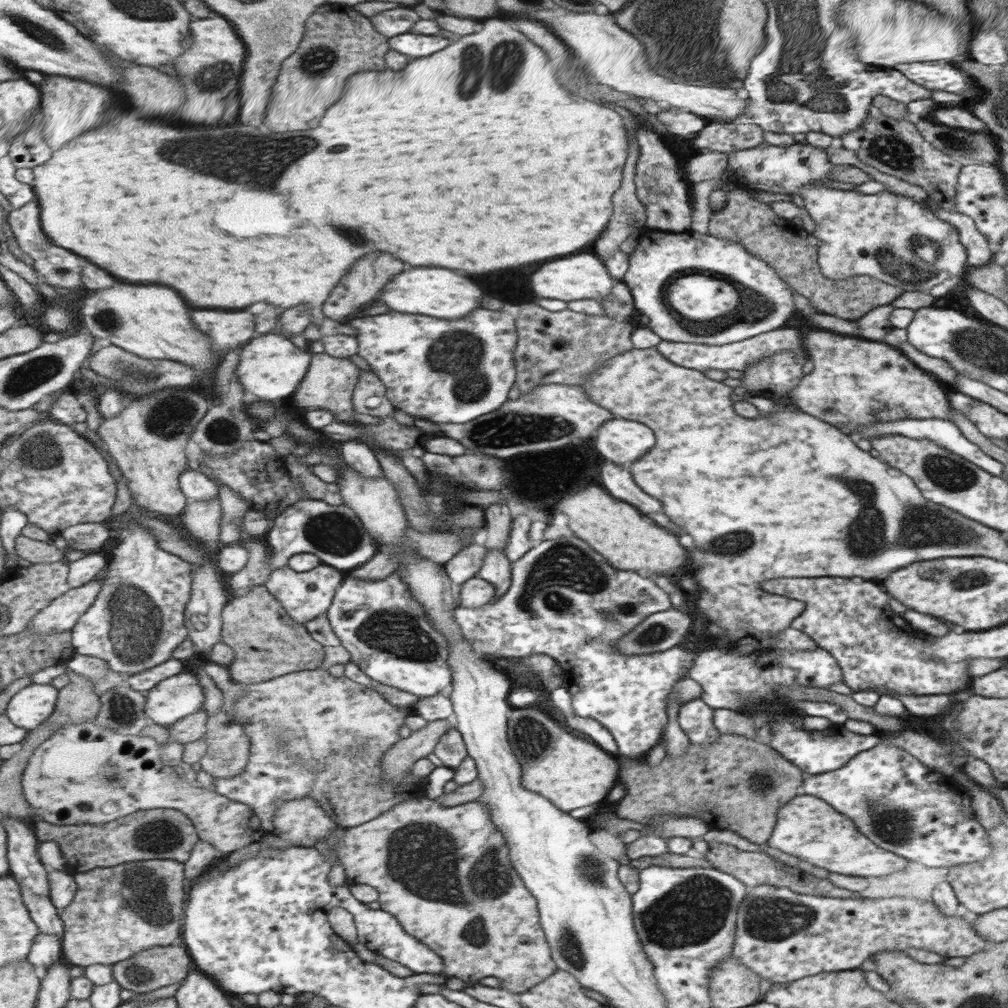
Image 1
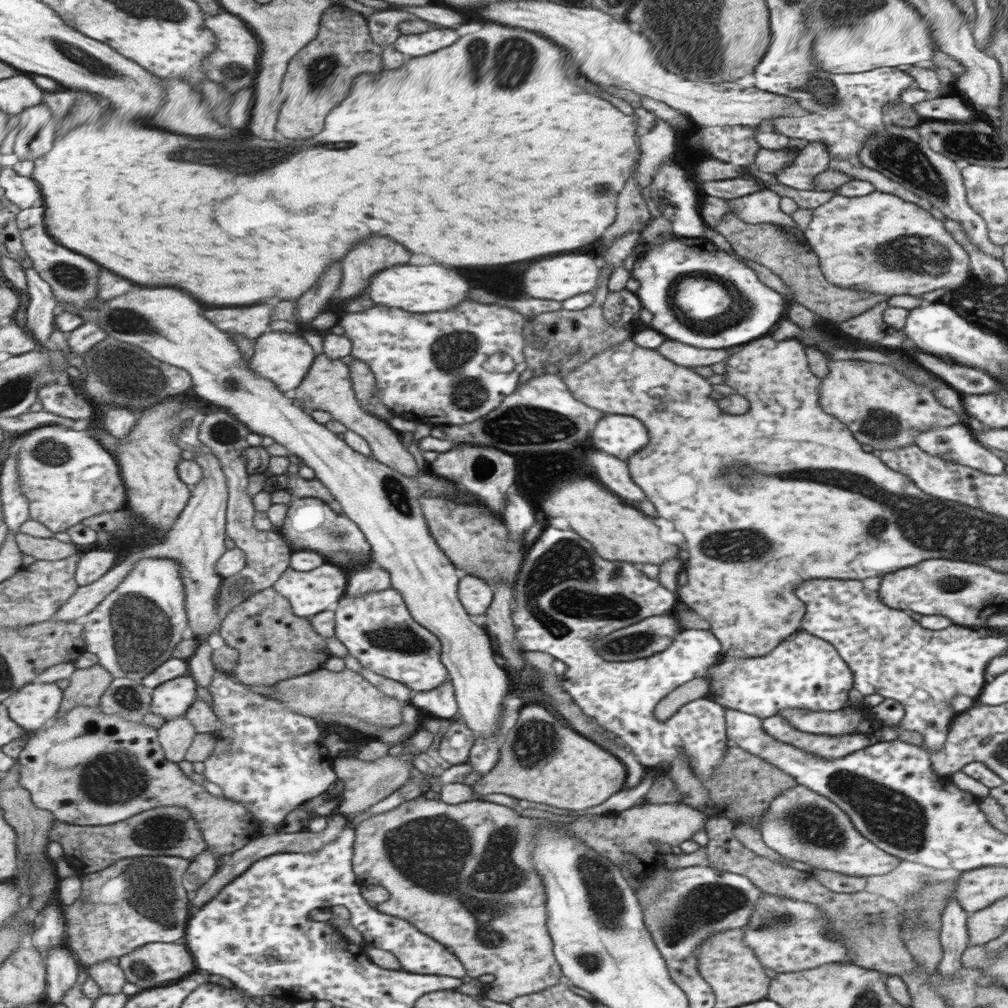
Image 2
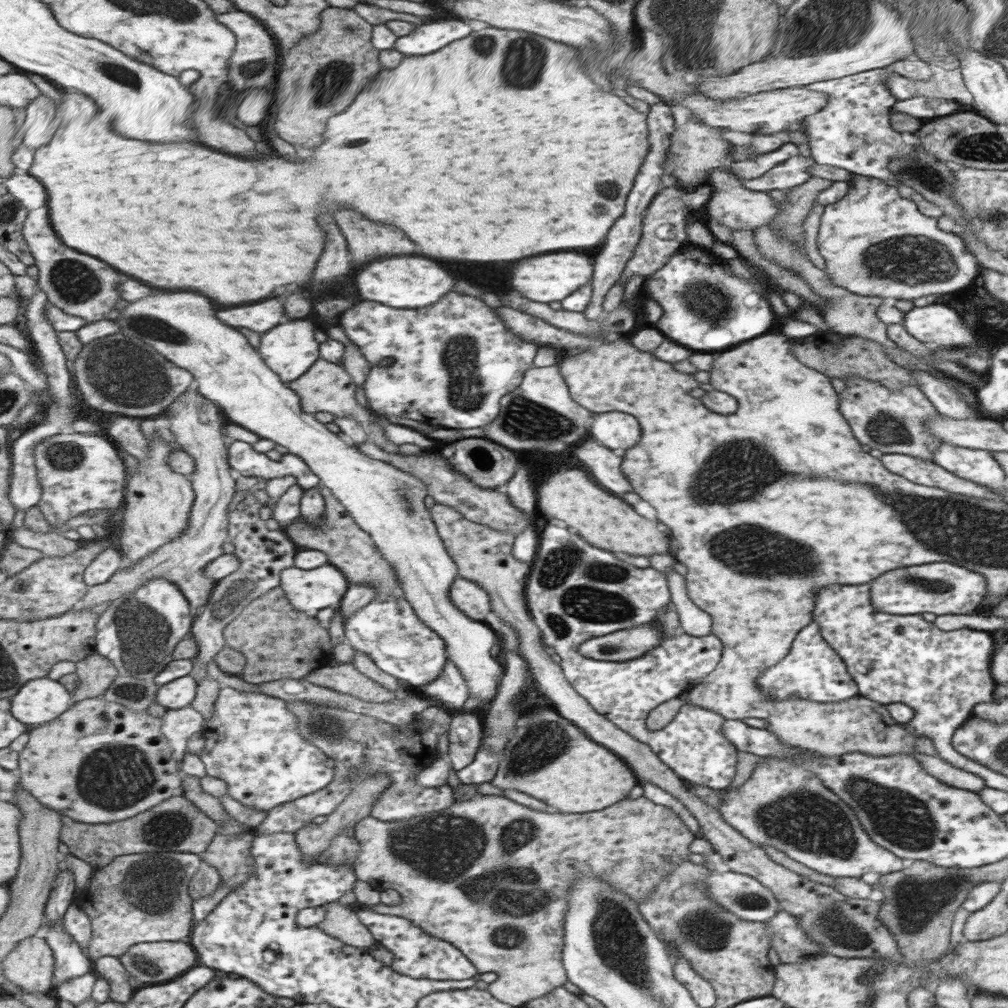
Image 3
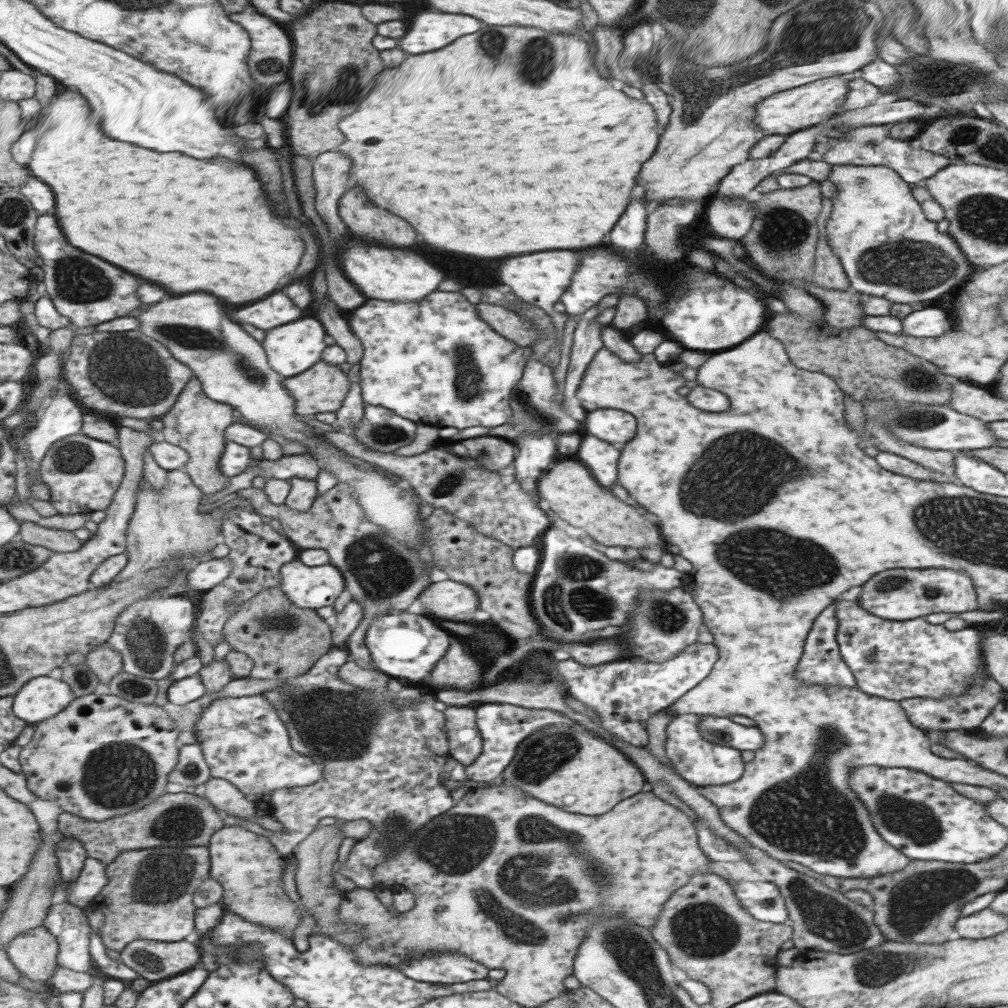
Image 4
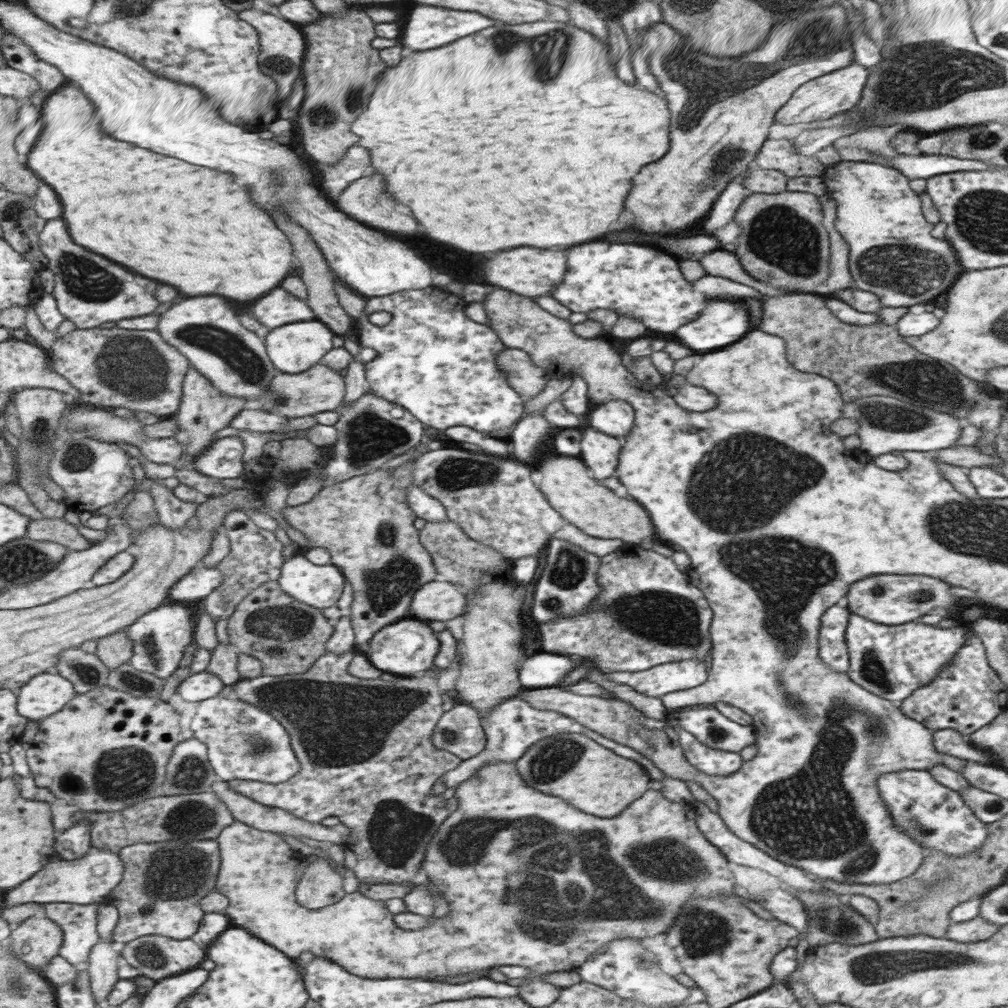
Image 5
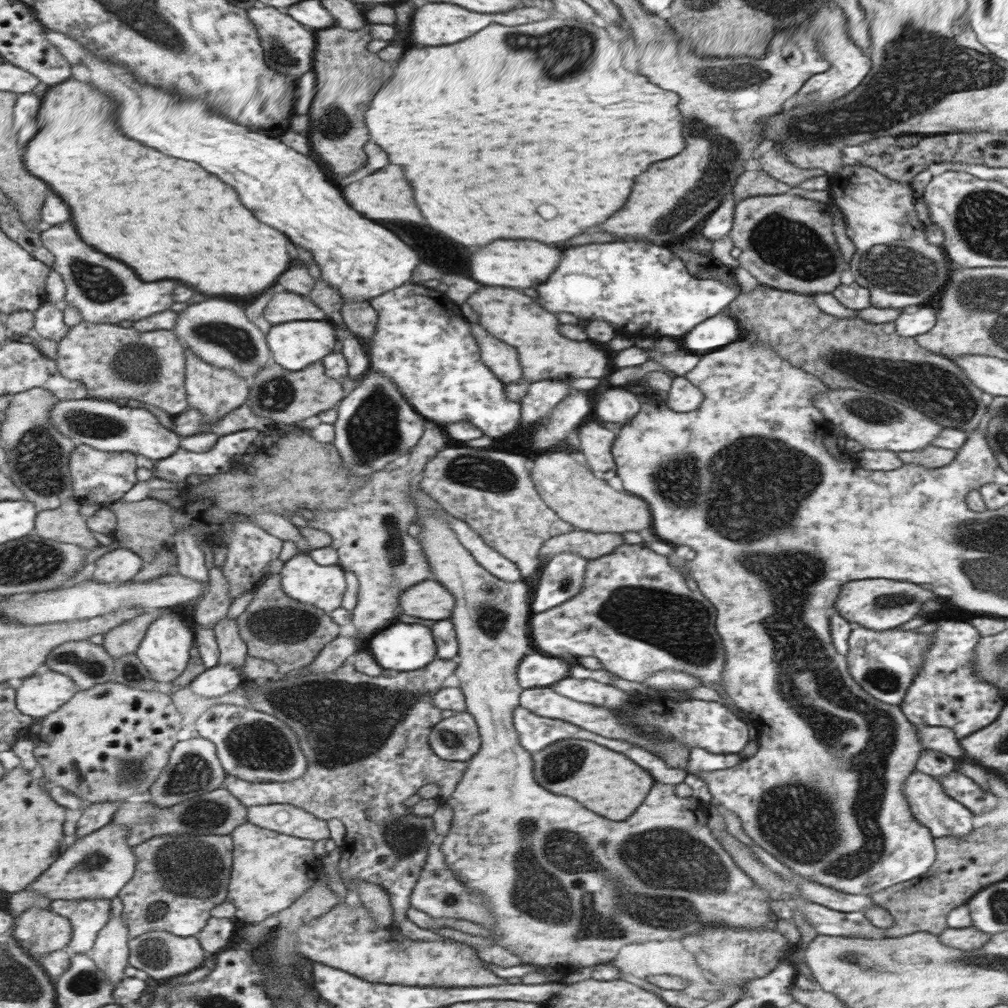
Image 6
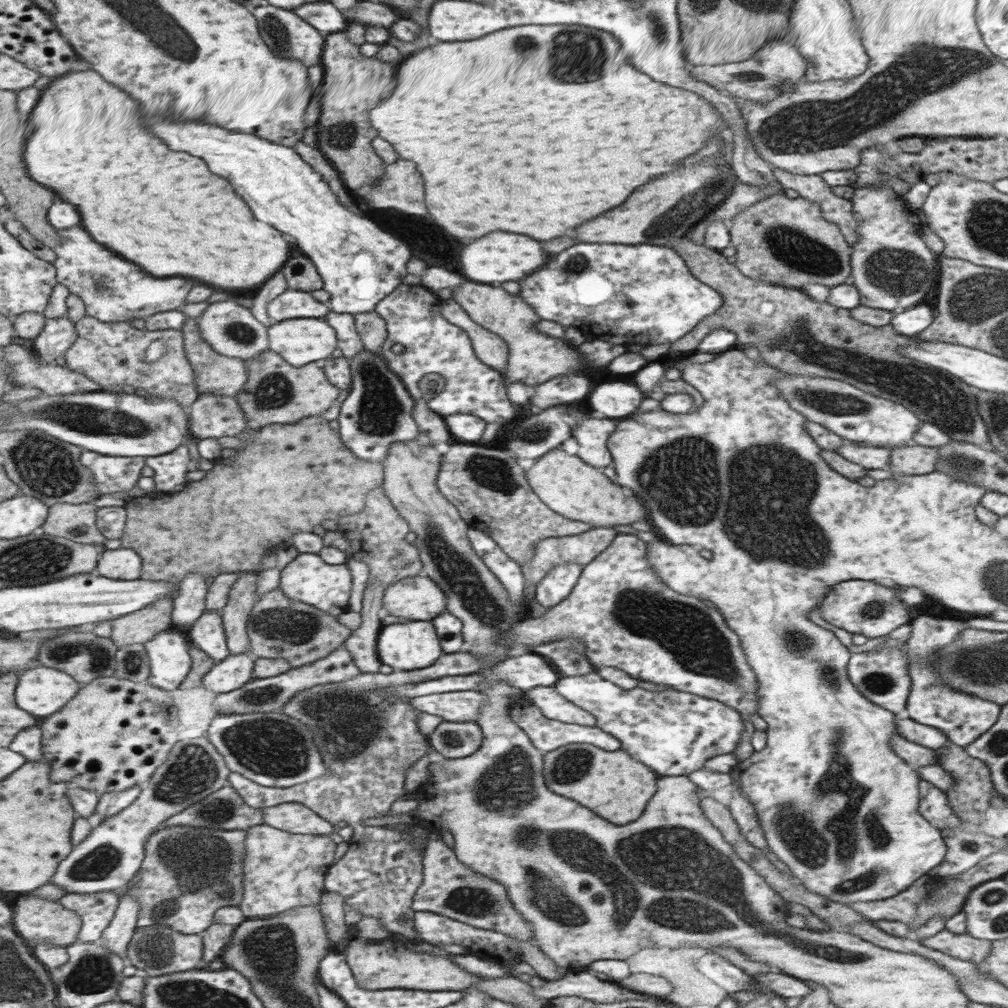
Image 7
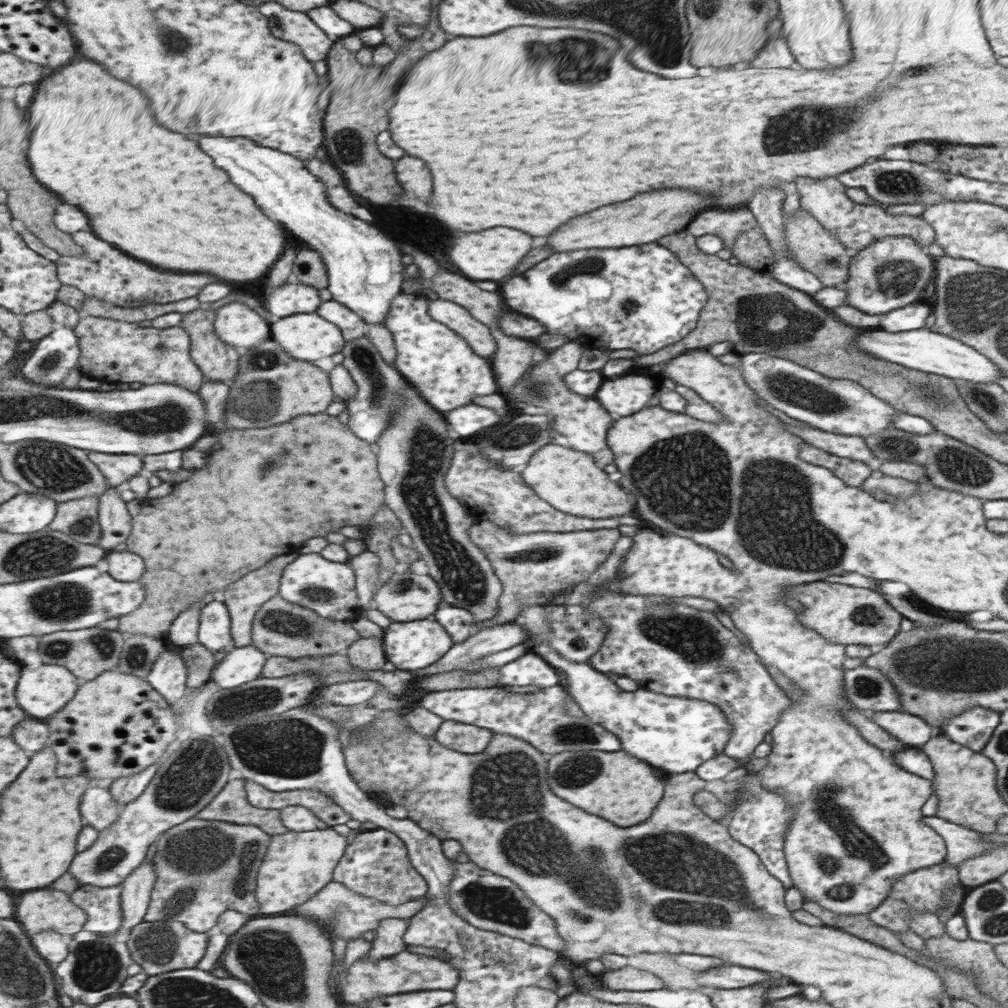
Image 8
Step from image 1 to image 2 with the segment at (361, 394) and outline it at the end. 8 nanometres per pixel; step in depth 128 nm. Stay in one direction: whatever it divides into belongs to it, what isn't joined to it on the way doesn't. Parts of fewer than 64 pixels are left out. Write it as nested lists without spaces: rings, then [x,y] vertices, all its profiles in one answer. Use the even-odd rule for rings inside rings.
[[[349,358],[347,362],[355,398],[360,403],[360,408],[383,421],[388,420],[393,416],[393,412],[381,406],[380,402],[374,399],[373,386],[375,386],[375,381],[373,381],[371,369],[365,362],[355,358]]]

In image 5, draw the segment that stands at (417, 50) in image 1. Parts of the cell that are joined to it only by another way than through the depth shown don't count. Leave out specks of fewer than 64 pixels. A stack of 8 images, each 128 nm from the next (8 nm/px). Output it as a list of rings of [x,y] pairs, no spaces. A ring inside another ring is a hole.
[[[417,6],[407,16],[400,43],[405,52],[436,49],[449,45],[460,38],[469,37],[473,33],[479,33],[480,30],[493,23],[497,23],[497,21],[475,12],[461,10],[457,12],[457,10],[445,10],[445,8],[441,10],[441,8],[433,8],[433,6]]]

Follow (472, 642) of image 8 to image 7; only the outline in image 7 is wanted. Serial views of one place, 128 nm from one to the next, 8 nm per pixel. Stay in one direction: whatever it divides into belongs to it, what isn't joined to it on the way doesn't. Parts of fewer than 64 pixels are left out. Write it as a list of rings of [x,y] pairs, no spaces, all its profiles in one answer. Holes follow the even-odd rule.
[[[617,534],[611,545],[589,564],[585,565],[576,581],[575,588],[563,601],[551,607],[539,617],[526,615],[524,620],[513,624],[509,632],[497,643],[512,646],[539,646],[543,642],[555,643],[563,638],[577,638],[583,644],[583,654],[595,669],[612,666],[627,676],[645,682],[666,684],[673,690],[687,692],[706,699],[717,700],[739,713],[743,721],[741,742],[731,752],[741,764],[753,755],[752,736],[755,728],[748,721],[751,714],[757,714],[757,682],[753,670],[745,662],[741,642],[733,630],[727,628],[724,618],[703,599],[677,593],[651,569],[646,556],[646,543],[635,535]]]

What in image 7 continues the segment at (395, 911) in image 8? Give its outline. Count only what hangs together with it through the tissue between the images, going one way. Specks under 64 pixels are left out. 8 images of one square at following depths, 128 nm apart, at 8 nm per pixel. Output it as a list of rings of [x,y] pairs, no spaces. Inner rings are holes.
[[[430,831],[422,858],[423,881],[412,898],[413,912],[436,912],[451,920],[458,920],[475,928],[500,932],[523,942],[531,940],[531,926],[521,918],[505,895],[504,887],[493,878],[481,876],[456,858],[454,852],[443,843],[438,832]]]

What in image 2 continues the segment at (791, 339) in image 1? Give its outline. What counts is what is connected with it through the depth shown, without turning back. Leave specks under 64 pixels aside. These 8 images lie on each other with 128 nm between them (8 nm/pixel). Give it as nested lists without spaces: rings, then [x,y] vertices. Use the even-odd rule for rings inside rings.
[[[667,339],[658,346],[657,351],[673,364],[695,368],[695,366],[709,366],[717,362],[725,362],[733,349],[735,348],[702,349]]]

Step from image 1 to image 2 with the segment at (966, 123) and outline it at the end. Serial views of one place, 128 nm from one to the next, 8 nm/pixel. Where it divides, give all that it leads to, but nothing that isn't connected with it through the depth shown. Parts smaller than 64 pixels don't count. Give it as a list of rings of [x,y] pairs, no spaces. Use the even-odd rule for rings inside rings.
[[[955,94],[923,100],[911,105],[922,120],[969,122],[973,112],[959,100]]]

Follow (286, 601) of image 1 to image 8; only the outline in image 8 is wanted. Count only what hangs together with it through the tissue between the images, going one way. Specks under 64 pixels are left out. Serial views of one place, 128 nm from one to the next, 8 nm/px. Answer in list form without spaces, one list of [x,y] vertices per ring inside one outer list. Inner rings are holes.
[[[320,553],[300,555],[295,561],[289,563],[283,571],[280,584],[280,593],[283,598],[287,600],[291,598],[291,592],[295,592],[293,584],[295,584],[295,588],[299,588],[299,592],[305,592],[307,586],[309,586],[309,590],[313,590],[313,588],[329,590],[331,594],[335,594],[335,602],[337,602],[337,598],[341,598],[345,612],[349,612],[349,608],[355,608],[355,602],[357,602],[356,578],[355,572],[348,562],[331,562]]]

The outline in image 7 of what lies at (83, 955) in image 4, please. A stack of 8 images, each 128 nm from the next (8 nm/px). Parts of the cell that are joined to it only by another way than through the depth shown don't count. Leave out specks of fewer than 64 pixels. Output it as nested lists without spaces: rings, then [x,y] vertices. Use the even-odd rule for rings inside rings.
[[[113,893],[66,894],[59,899],[61,904],[77,912],[83,920],[78,940],[81,942],[98,942],[105,929],[116,917],[120,898]]]

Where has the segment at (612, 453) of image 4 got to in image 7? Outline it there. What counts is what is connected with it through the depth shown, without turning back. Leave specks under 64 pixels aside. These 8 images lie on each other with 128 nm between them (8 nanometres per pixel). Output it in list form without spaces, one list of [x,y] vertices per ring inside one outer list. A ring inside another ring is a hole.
[[[588,408],[584,409],[585,417],[580,424],[570,431],[577,442],[576,455],[593,468],[603,468],[611,465],[611,455],[607,450],[607,439],[614,430],[615,420],[594,415]]]

